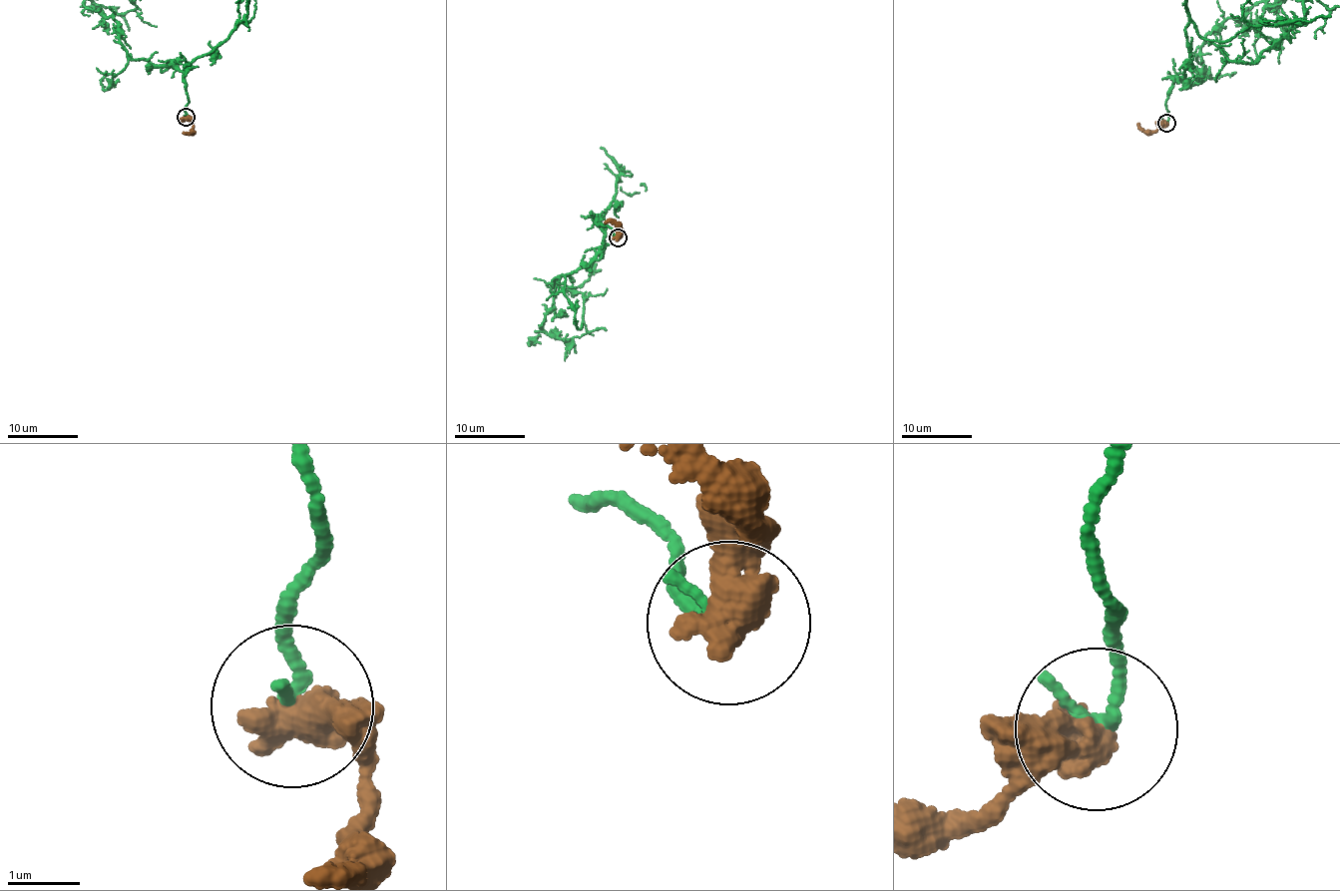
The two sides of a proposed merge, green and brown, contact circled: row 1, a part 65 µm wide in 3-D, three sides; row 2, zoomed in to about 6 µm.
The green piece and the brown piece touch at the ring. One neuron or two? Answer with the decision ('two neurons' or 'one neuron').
two neurons

